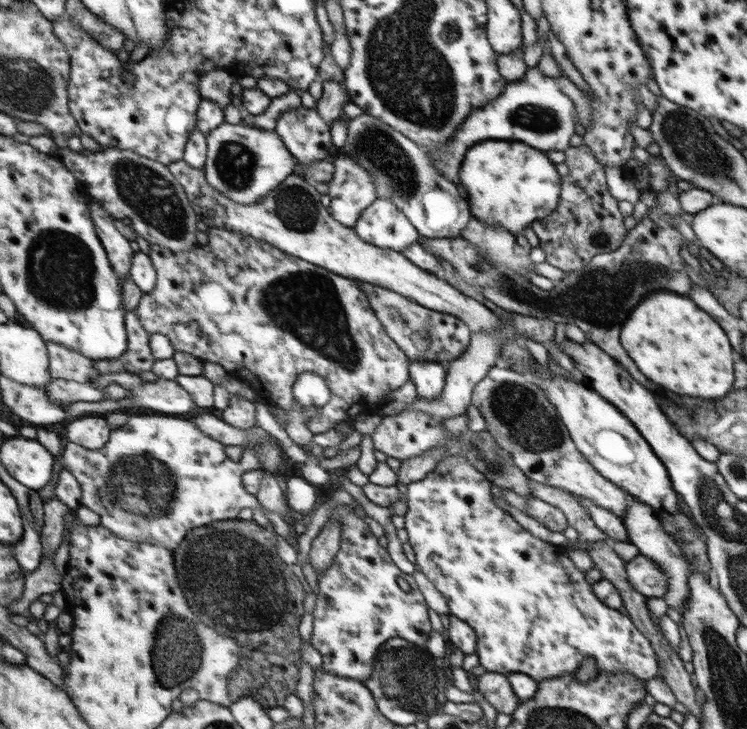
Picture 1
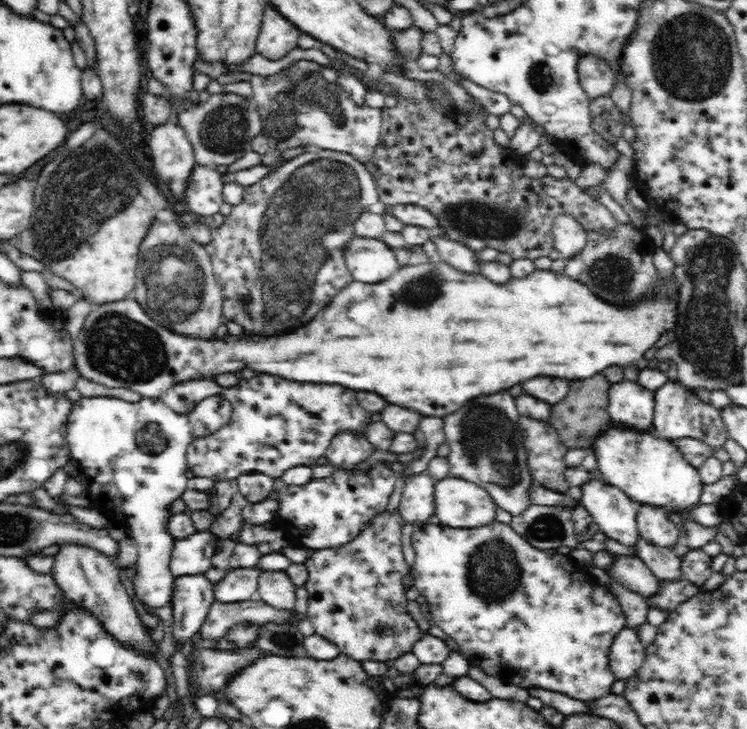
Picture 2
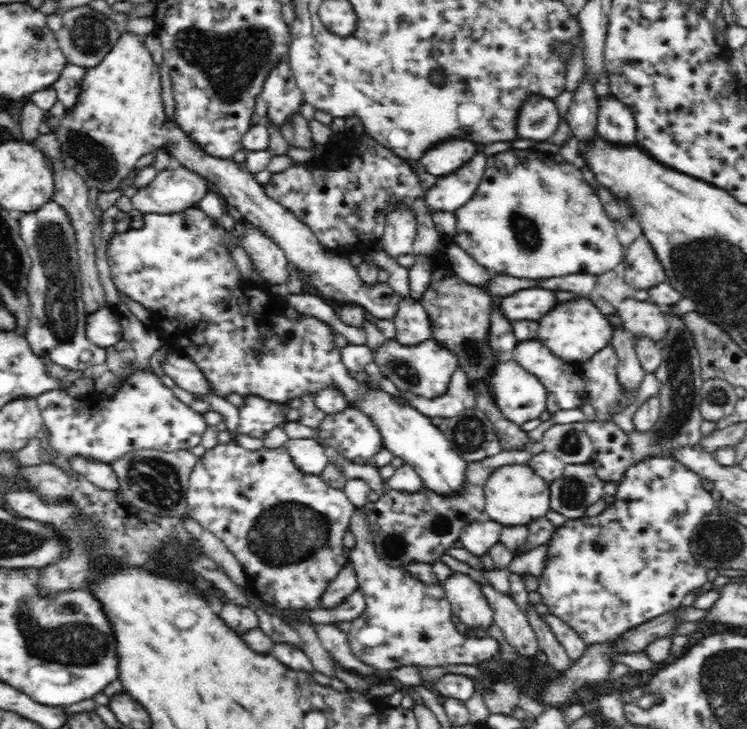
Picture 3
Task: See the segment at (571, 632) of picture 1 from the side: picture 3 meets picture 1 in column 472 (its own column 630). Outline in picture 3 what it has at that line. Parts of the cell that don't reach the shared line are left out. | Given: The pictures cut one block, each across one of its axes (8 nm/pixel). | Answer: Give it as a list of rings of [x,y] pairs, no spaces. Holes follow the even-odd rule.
[[[658,454],[653,455],[652,458],[638,459],[633,462],[628,470],[625,470],[624,478],[620,478],[618,484],[618,494],[616,494],[616,502],[612,506],[608,506],[598,516],[592,518],[584,516],[578,519],[566,520],[564,526],[557,528],[549,540],[548,546],[548,562],[542,569],[539,576],[539,586],[537,588],[538,594],[542,597],[542,604],[548,606],[549,614],[559,618],[565,622],[570,628],[574,629],[578,636],[582,638],[586,646],[590,644],[610,644],[618,637],[629,632],[632,628],[641,626],[662,614],[670,613],[674,608],[681,607],[684,596],[688,596],[690,592],[700,588],[707,582],[706,568],[699,565],[692,557],[691,552],[691,536],[695,530],[700,526],[708,514],[712,514],[718,508],[718,498],[715,493],[710,493],[702,487],[702,477],[693,470],[690,470],[686,465],[678,462],[675,458],[660,458]]]

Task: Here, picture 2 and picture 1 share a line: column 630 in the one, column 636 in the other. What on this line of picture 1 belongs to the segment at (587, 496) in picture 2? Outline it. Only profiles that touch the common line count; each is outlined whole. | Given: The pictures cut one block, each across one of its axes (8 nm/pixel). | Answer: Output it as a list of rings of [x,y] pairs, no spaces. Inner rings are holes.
[[[630,497],[630,505],[622,522],[627,528],[631,544],[638,549],[640,555],[655,560],[656,564],[660,564],[660,567],[663,568],[663,573],[667,575],[667,582],[670,582],[670,590],[663,596],[666,604],[680,613],[685,612],[690,596],[688,564],[686,564],[682,552],[680,552],[680,547],[676,544],[674,538],[664,531],[657,512],[654,512],[652,506],[640,503],[638,499]]]

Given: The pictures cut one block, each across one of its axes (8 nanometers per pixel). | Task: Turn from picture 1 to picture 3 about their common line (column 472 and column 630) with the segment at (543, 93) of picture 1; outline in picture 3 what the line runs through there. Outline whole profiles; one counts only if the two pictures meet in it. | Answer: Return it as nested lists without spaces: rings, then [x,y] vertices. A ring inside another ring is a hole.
[[[604,95],[598,98],[598,135],[610,145],[636,144],[636,119],[626,105],[616,97]]]

